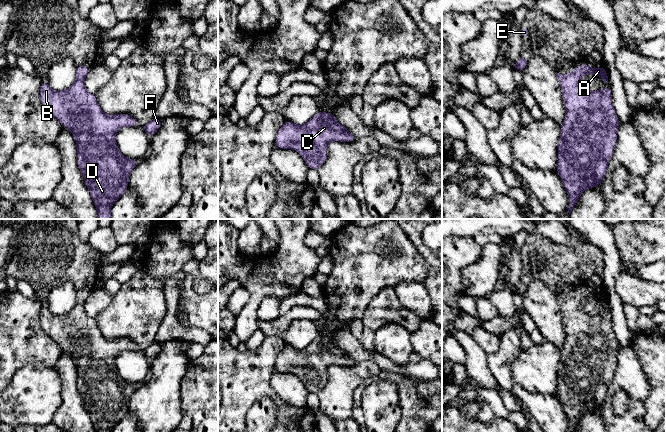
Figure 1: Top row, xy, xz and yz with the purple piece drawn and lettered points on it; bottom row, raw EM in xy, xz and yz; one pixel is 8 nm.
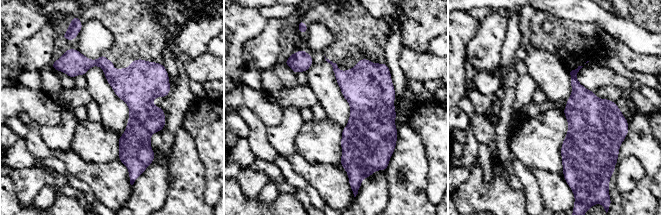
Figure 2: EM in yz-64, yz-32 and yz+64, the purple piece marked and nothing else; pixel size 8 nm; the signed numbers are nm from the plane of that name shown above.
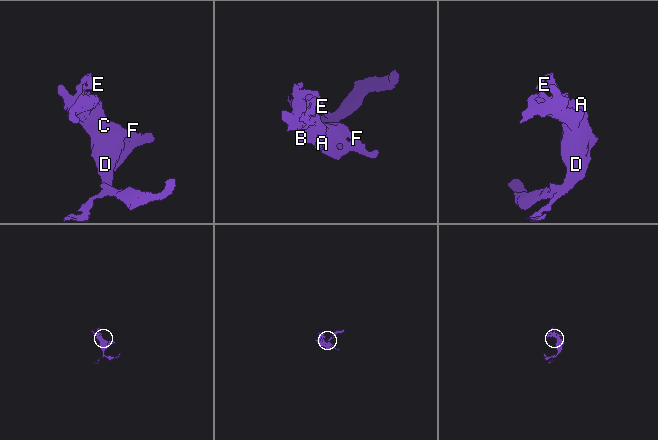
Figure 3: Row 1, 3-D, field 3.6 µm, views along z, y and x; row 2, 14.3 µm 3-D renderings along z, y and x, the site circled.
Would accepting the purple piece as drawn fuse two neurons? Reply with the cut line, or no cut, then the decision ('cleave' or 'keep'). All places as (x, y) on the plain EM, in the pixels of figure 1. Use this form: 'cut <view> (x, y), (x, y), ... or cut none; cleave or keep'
cut none; keep

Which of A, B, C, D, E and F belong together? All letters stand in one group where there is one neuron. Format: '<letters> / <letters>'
A B C D E F

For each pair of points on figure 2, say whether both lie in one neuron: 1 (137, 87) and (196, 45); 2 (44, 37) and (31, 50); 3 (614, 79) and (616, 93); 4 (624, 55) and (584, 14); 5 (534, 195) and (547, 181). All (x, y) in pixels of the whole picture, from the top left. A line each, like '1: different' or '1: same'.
1: different
2: same
3: different
4: different
5: different

